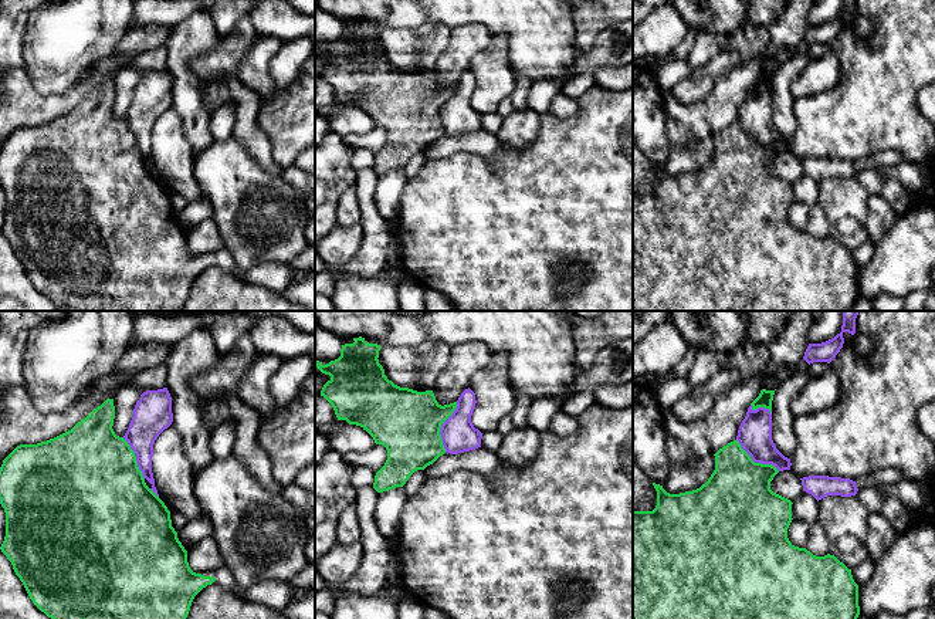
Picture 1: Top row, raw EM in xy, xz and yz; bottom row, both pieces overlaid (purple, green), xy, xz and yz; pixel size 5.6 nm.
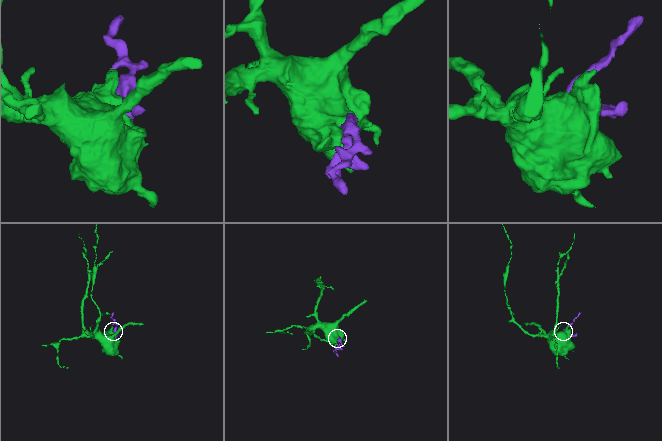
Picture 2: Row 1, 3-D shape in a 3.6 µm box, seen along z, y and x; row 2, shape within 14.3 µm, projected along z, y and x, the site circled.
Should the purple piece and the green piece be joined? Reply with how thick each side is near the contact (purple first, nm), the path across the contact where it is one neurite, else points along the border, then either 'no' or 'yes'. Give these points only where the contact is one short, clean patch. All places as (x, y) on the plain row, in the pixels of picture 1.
200/380 nm | no

